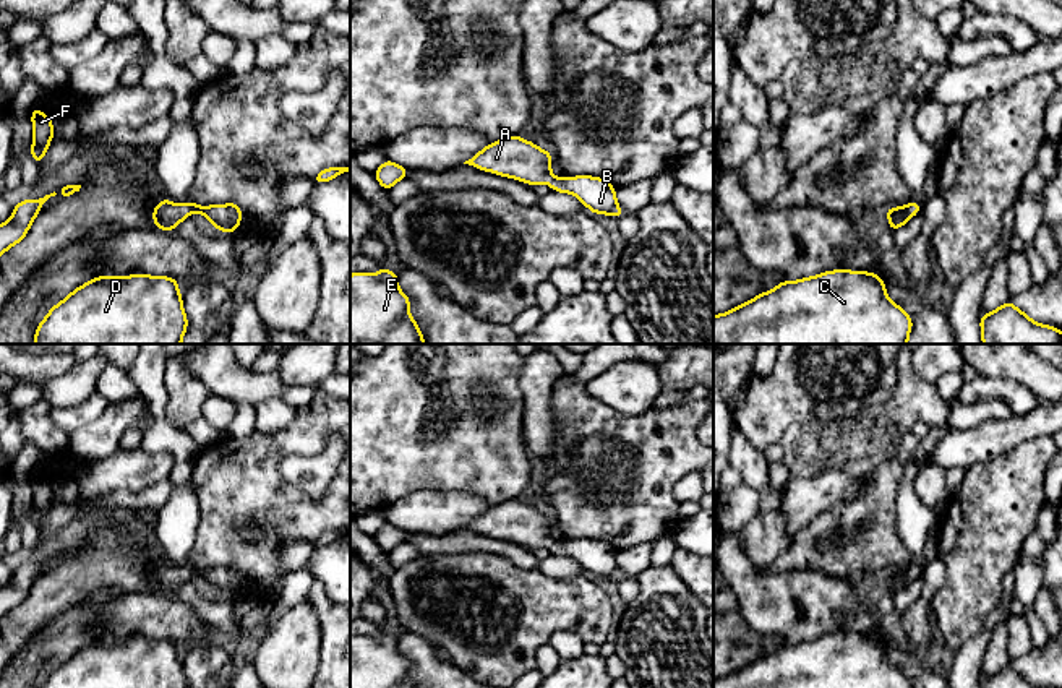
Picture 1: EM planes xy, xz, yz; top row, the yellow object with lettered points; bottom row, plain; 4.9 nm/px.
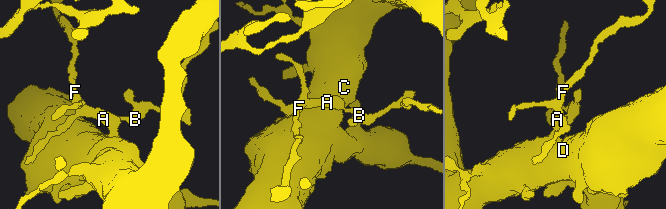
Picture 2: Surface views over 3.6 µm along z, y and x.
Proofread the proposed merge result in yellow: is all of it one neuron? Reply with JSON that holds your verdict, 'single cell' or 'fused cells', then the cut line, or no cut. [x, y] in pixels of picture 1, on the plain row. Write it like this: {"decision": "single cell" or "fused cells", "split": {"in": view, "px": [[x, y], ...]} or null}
{"decision": "single cell", "split": null}

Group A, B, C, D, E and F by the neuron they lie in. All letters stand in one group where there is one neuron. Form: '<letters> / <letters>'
A B C D E F

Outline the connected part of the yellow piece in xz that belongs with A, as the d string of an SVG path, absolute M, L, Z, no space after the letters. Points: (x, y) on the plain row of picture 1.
M517 498L490 506L464 527L485 535L495 535L507 542L517 542L527 548L548 547L551 553L571 557L595 578L623 579L616 565L616 552L602 540L553 540L551 516L535 510Z

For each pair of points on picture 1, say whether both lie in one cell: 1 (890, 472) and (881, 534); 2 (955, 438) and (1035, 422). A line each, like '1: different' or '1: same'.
1: same
2: same

